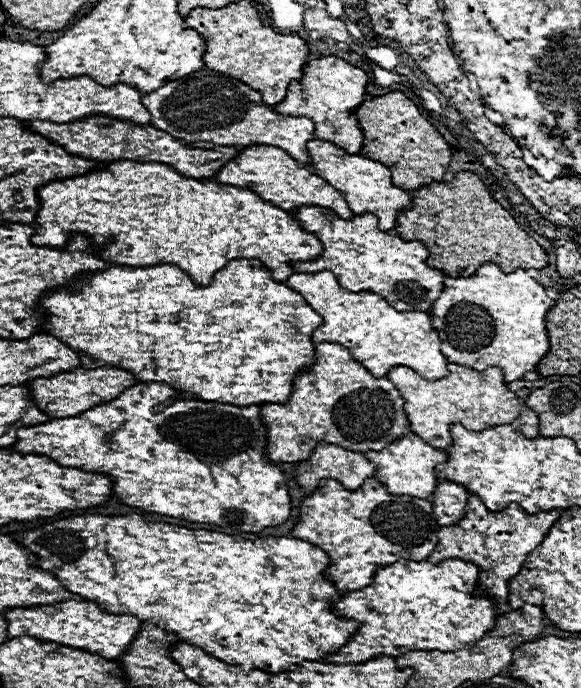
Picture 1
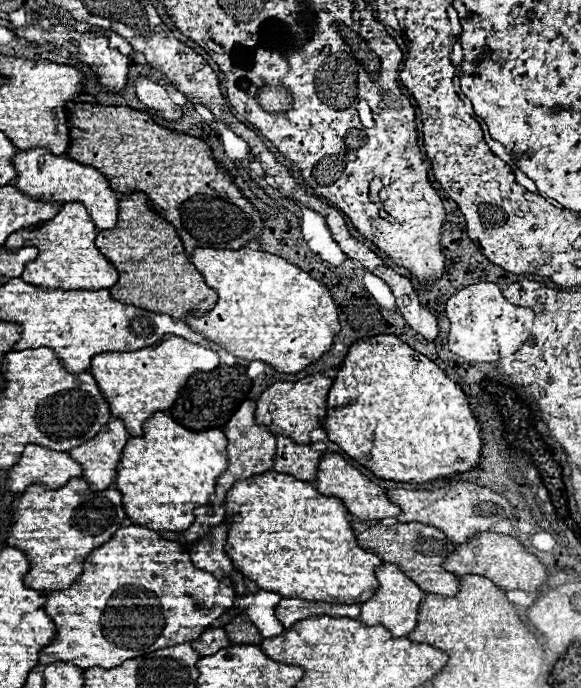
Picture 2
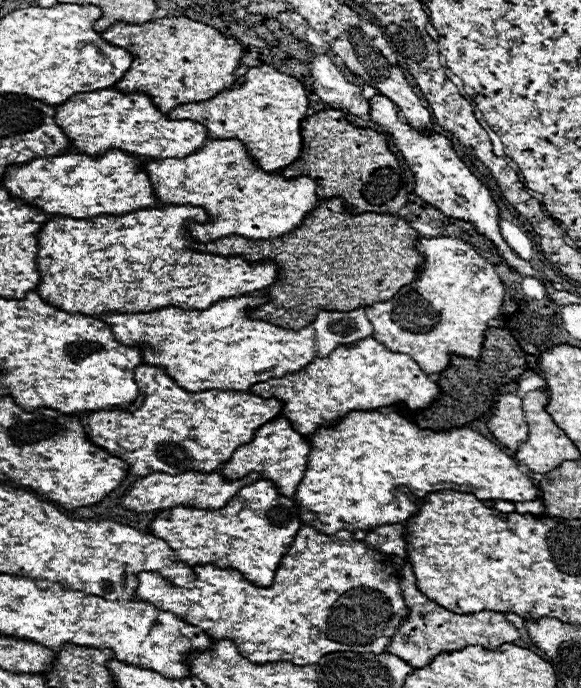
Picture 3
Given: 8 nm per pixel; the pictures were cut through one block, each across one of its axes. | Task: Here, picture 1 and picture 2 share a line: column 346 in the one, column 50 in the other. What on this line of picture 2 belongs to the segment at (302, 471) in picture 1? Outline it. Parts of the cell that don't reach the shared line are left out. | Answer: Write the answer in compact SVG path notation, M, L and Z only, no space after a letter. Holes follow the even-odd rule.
M28 444L20 460L8 468L6 488L10 492L24 492L30 484L42 484L56 490L62 488L70 478L78 476L82 476L82 468L70 458L68 452Z

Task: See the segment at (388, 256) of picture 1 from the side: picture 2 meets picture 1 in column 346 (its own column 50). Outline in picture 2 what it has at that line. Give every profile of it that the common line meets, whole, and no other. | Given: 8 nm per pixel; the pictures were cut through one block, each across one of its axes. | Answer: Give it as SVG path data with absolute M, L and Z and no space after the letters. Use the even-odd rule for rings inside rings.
M64 204L60 212L46 222L40 222L36 228L24 228L14 232L4 246L6 248L26 248L26 244L34 244L40 254L34 262L26 264L22 280L42 288L66 288L66 290L100 290L110 288L118 282L116 268L98 252L94 246L96 228L82 204Z

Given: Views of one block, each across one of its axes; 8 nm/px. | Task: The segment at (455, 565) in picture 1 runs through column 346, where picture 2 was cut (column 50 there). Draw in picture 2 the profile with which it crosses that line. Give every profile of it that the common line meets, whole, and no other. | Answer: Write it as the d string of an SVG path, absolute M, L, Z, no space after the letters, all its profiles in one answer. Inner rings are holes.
M128 526L114 532L114 536L90 552L84 560L84 572L68 590L50 592L46 596L46 614L56 624L56 638L44 646L38 656L40 666L54 662L72 662L74 666L88 670L100 666L104 670L124 664L128 658L170 648L182 642L196 640L226 608L234 604L234 590L228 580L216 580L212 574L196 570L190 554L176 542L164 540L154 530L142 526Z

